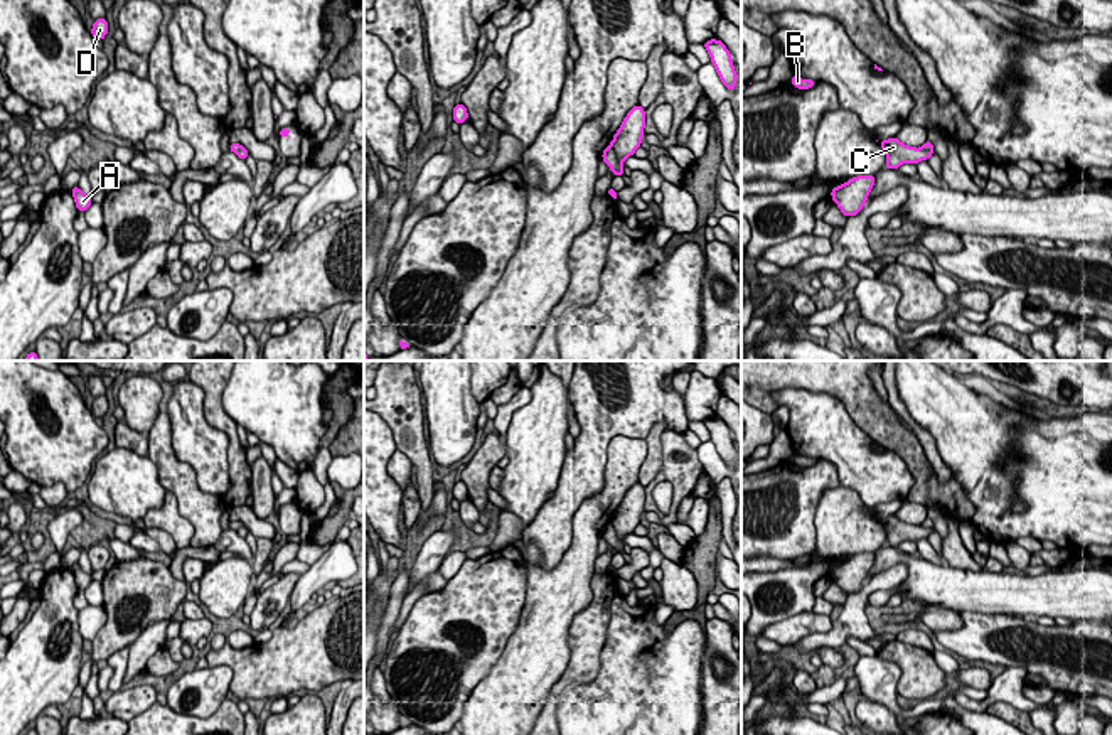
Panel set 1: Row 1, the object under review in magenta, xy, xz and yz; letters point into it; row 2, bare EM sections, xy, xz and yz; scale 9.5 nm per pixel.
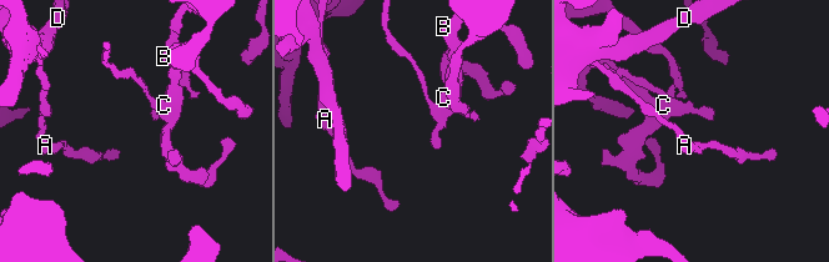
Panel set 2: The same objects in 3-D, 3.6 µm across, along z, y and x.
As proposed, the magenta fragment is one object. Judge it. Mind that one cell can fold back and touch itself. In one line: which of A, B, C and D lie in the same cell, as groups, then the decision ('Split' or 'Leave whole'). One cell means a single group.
Groups: A / B C D. Split

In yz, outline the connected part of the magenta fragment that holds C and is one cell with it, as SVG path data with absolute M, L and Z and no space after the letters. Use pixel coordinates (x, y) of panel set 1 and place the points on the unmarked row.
M896 514L878 519L886 531L886 546L896 548L901 541L928 538L933 528L915 526L901 521Z

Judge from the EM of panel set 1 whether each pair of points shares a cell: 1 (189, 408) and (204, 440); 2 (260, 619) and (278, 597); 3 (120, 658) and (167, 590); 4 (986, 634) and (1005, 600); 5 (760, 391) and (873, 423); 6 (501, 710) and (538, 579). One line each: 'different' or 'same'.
1: same
2: same
3: different
4: different
5: same
6: same

